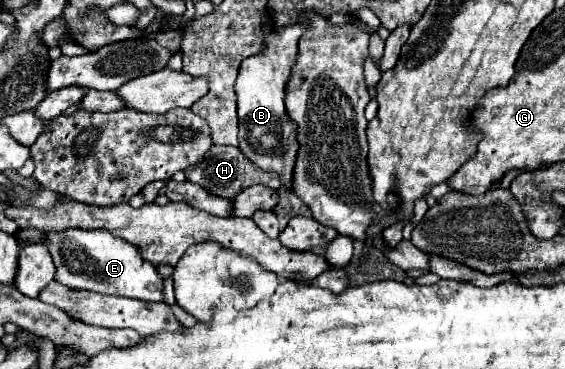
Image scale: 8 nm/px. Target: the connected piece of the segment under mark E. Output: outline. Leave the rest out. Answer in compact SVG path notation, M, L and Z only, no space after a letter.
M18 230L16 238L30 244L48 240L48 252L56 264L56 280L68 288L126 296L144 302L164 302L164 278L158 274L156 266L142 258L138 246L112 236L108 230L60 230L56 234L40 234L40 230Z

